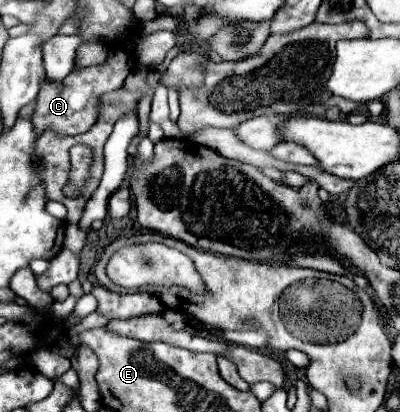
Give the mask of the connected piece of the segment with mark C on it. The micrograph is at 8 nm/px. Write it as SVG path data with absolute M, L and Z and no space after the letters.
M116 49L108 55L104 65L74 69L62 83L48 83L46 79L42 79L40 93L36 99L36 109L32 115L32 125L36 135L42 135L44 131L54 131L62 137L86 133L100 115L98 99L108 91L120 89L128 73L130 73L130 55L124 49Z

